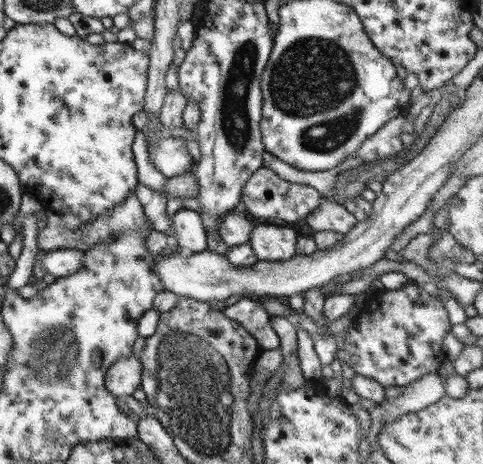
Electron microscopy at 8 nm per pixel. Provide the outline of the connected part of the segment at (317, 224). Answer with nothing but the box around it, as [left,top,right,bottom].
[303,201,356,234]

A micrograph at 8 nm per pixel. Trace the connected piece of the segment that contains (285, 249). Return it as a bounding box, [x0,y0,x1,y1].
[247,221,298,261]

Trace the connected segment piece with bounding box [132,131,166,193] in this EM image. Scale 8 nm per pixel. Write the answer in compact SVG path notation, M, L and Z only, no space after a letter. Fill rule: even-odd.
M137 131L132 140L132 153L135 161L137 182L153 190L165 193L164 182L166 177L151 164L144 139L143 132Z

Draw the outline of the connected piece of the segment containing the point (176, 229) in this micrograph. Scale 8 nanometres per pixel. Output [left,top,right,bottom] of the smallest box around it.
[170,209,206,253]

